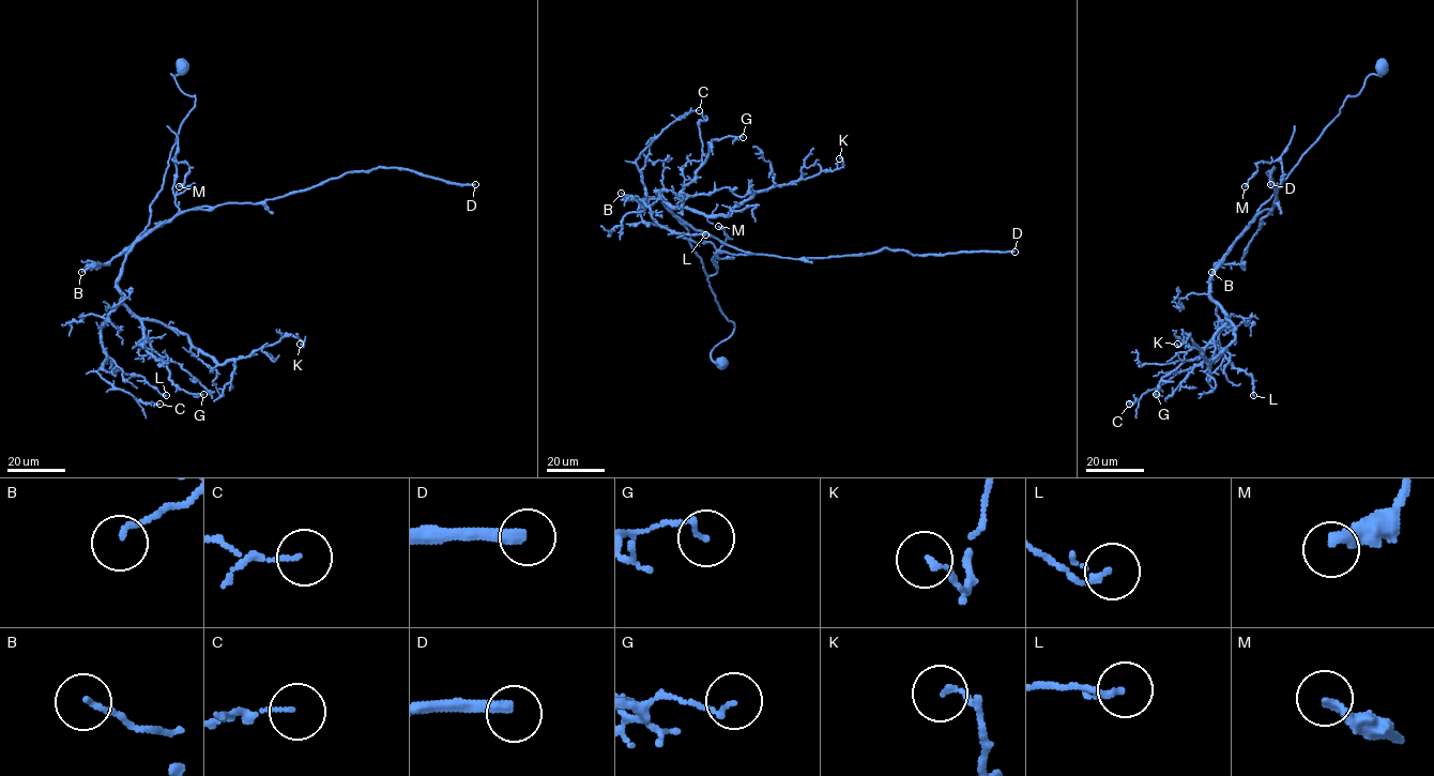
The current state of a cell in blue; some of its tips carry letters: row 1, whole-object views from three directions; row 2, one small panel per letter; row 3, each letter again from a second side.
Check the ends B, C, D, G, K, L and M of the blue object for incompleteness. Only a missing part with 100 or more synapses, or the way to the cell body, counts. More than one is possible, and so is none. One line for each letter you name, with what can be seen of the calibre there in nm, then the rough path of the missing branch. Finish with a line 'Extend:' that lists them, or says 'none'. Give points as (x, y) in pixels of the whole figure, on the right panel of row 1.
D: 320 nm | (1270, 184), (1236, 229), (1232, 267), (1220, 276), (1218, 290), (1208, 292), (1216, 300), (1209, 309), (1214, 312)
Extend: D

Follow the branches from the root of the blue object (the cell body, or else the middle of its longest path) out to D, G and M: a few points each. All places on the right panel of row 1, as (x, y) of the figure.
D: (1381, 66), (1381, 75), (1370, 74), (1346, 97), (1236, 239), (1278, 202), (1267, 173), (1274, 167), (1270, 184)
G: (1381, 66), (1236, 239), (1209, 282), (1225, 322), (1156, 394)
M: (1381, 66), (1381, 75), (1370, 74), (1346, 97), (1236, 239), (1274, 207), (1281, 162), (1260, 162), (1245, 186)

